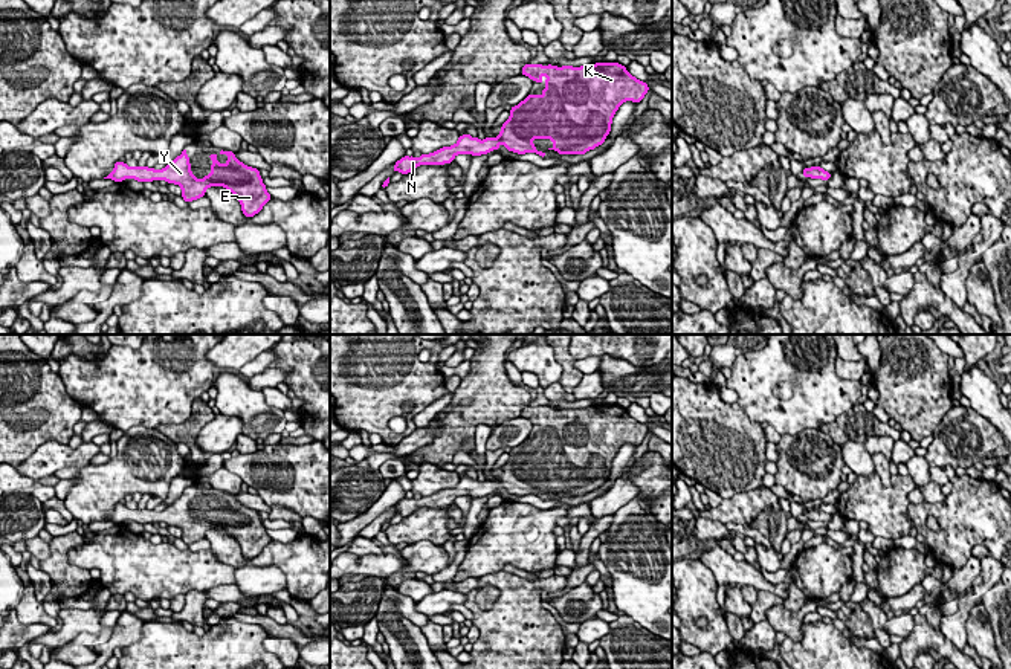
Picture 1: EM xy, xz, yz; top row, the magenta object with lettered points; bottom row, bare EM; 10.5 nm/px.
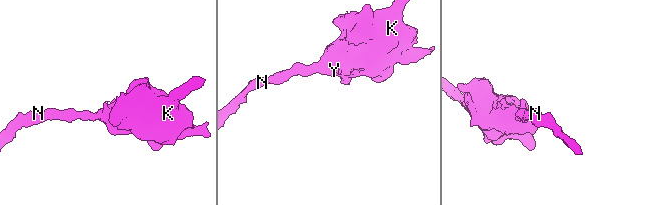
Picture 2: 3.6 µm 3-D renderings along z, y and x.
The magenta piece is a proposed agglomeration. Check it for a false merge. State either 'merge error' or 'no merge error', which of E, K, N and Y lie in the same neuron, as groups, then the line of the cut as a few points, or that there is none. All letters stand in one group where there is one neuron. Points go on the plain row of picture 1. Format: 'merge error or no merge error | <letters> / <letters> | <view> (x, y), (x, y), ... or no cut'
no merge error | E K N Y | no cut

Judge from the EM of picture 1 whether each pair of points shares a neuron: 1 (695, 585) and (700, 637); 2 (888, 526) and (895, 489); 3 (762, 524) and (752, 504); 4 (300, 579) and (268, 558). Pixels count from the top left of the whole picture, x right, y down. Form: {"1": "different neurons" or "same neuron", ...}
{"1": "same neuron", "2": "same neuron", "3": "different neurons", "4": "same neuron"}

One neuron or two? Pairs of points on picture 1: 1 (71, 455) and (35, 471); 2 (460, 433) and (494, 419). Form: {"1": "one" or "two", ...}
{"1": "one", "2": "one"}

